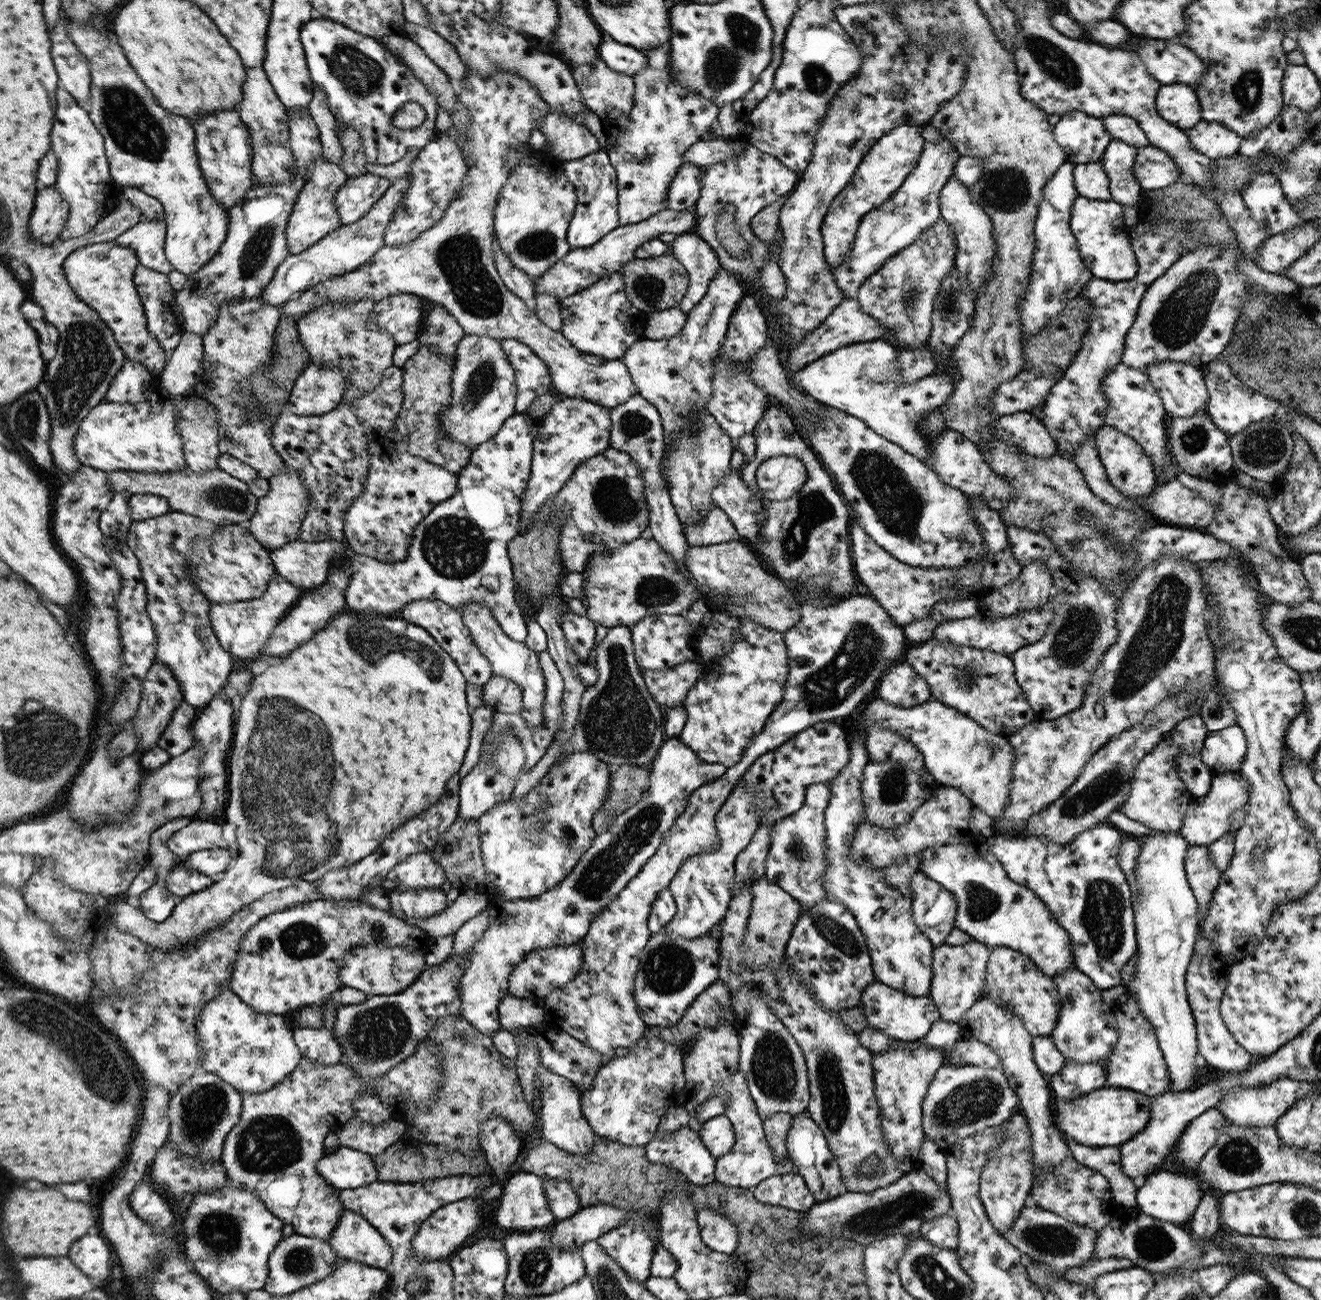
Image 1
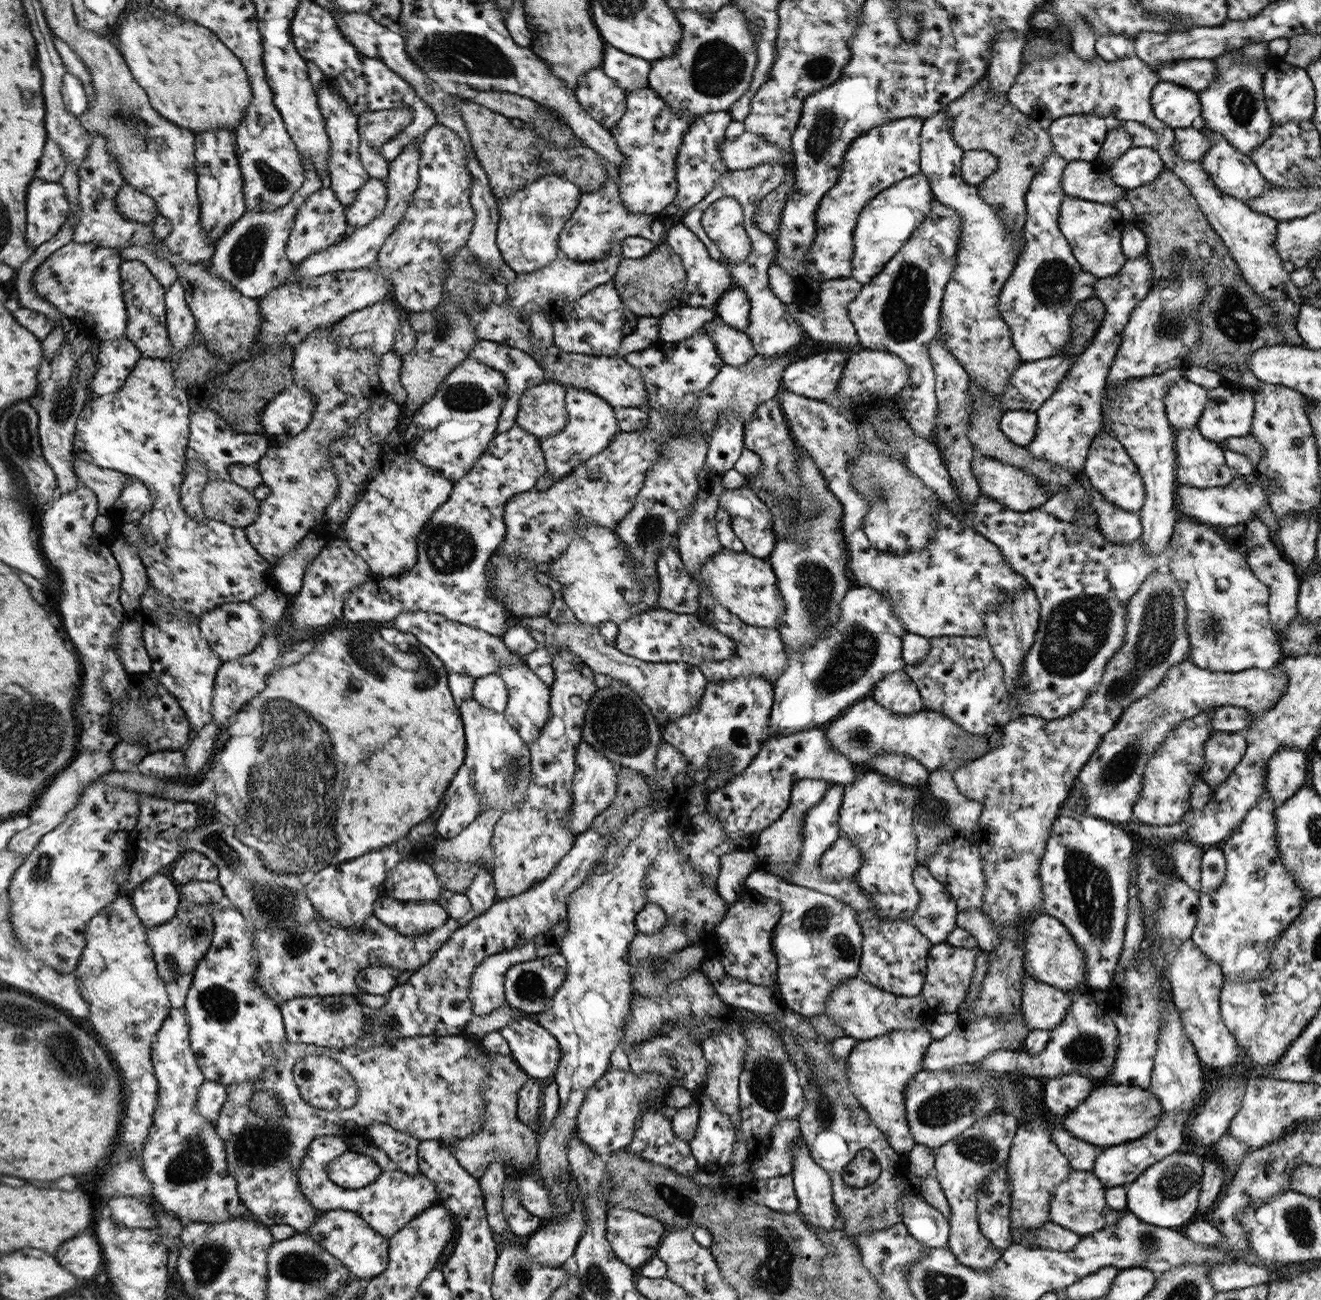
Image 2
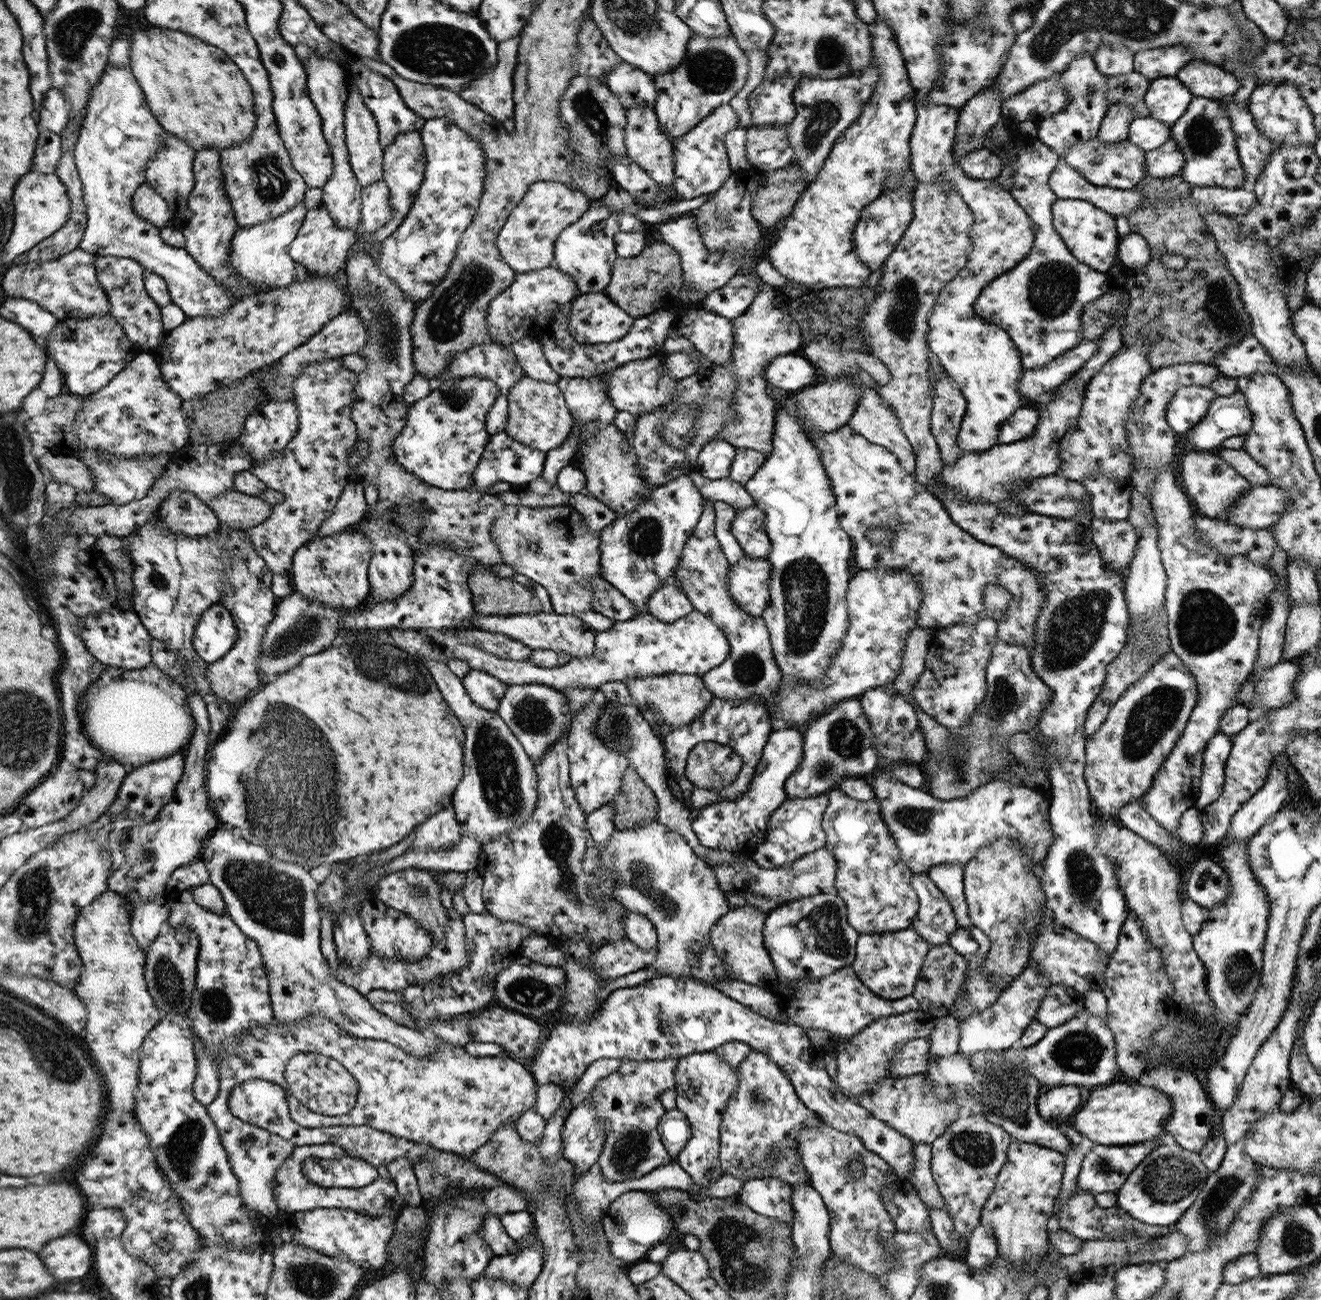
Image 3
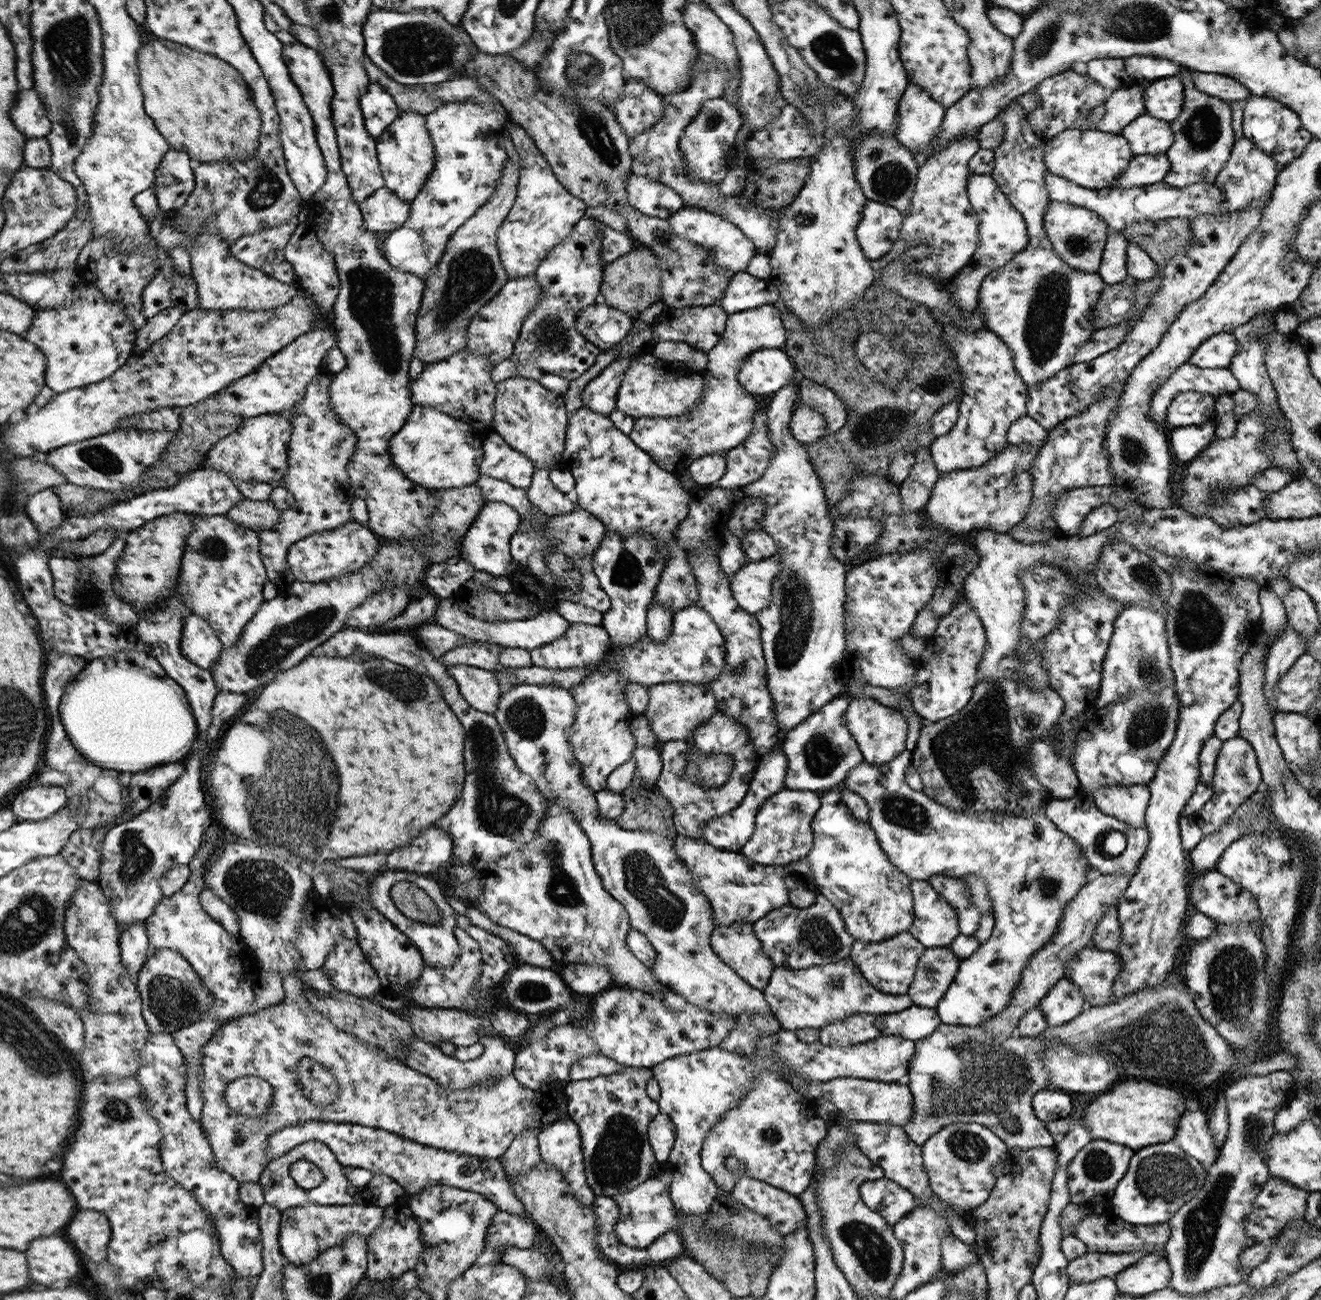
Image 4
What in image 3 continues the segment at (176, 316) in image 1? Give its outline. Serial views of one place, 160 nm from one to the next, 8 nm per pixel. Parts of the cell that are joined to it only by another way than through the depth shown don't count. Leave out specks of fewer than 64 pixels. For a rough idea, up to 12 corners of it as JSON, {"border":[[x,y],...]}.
{"border":[[96,256],[110,314],[144,352],[166,342],[161,308],[130,258]]}

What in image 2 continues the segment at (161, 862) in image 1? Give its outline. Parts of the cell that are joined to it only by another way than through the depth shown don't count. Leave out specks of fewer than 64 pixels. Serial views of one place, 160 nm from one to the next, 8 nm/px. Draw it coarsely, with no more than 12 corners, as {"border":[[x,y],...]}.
{"border":[[170,868],[132,894],[146,928],[172,920],[183,904]]}

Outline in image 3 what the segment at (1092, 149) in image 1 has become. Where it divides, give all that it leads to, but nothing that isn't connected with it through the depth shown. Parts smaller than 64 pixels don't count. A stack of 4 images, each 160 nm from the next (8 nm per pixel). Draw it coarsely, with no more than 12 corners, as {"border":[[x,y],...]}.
{"border":[[1092,54],[1059,78],[1070,105],[1038,128],[1061,157],[1098,138],[1108,85]]}

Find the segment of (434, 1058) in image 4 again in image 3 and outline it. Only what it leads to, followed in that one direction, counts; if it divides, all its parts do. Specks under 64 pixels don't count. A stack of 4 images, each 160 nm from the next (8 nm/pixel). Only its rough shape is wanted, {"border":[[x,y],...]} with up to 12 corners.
{"border":[[222,825],[201,858],[257,942],[274,1020],[312,1013],[424,1059],[320,951],[319,883]]}

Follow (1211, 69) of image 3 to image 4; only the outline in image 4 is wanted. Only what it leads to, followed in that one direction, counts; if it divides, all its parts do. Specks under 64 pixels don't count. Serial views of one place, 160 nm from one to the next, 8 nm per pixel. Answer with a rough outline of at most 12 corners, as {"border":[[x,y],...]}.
{"border":[[1185,67],[1196,88],[1228,104],[1246,102],[1248,88],[1231,76]]}

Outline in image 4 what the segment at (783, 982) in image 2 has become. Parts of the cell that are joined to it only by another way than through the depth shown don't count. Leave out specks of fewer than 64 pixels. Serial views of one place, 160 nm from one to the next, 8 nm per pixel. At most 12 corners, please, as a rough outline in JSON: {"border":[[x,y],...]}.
{"border":[[822,894],[753,923],[774,966],[848,959],[856,941]]}

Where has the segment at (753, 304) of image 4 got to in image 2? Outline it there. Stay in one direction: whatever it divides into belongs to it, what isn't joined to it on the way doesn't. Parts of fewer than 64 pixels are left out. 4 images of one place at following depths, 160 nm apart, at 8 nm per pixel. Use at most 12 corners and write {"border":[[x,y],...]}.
{"border":[[731,286],[713,306],[716,316],[742,332],[751,299]]}

